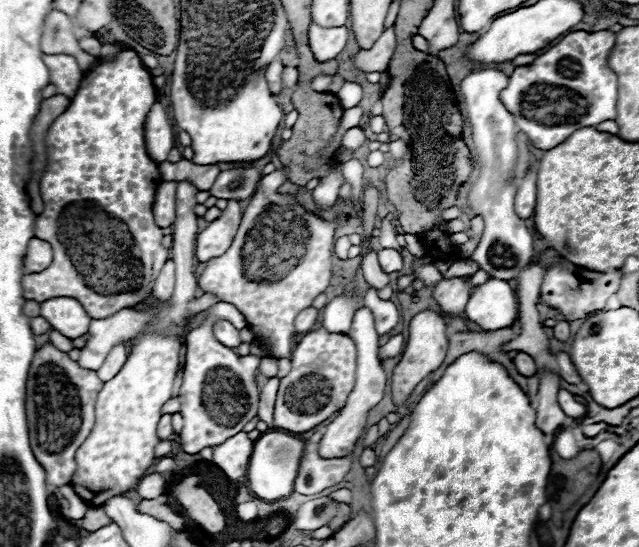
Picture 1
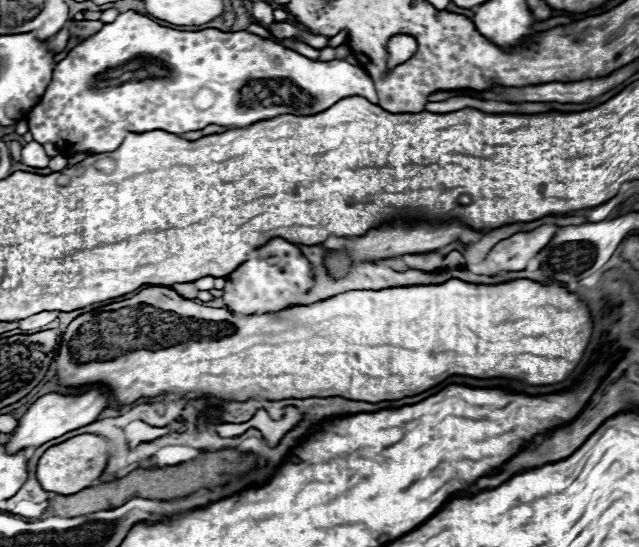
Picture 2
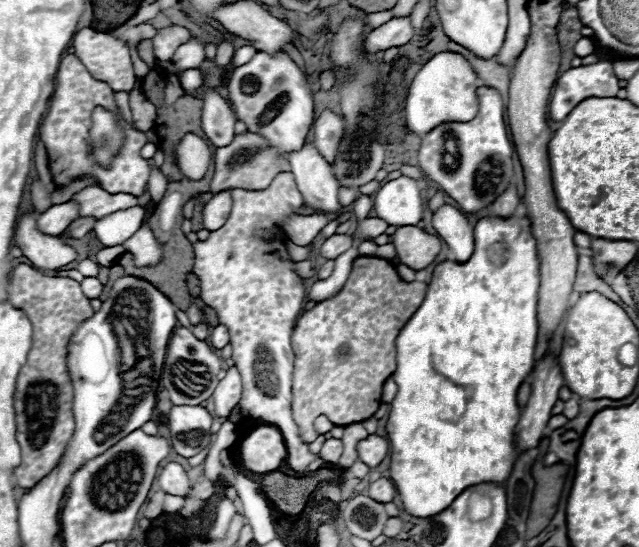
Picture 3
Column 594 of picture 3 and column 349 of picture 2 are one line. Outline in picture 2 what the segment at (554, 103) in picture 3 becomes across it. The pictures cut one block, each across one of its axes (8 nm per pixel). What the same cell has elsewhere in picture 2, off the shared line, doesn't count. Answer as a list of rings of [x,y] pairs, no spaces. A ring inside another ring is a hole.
[[[124,12],[118,14],[114,22],[104,24],[100,32],[74,46],[68,56],[58,62],[44,98],[26,118],[38,144],[52,142],[68,156],[76,152],[100,154],[116,150],[128,132],[166,130],[172,134],[184,134],[202,130],[208,124],[242,128],[280,114],[318,114],[350,96],[362,96],[372,104],[378,104],[372,78],[360,66],[348,64],[346,60],[310,60],[286,46],[264,40],[246,30],[222,32],[206,28],[186,32],[160,26],[138,12]],[[116,68],[126,68],[120,74],[126,74],[126,78],[132,80],[120,86],[98,88],[96,82],[100,78],[114,78],[110,72],[116,72]]]

